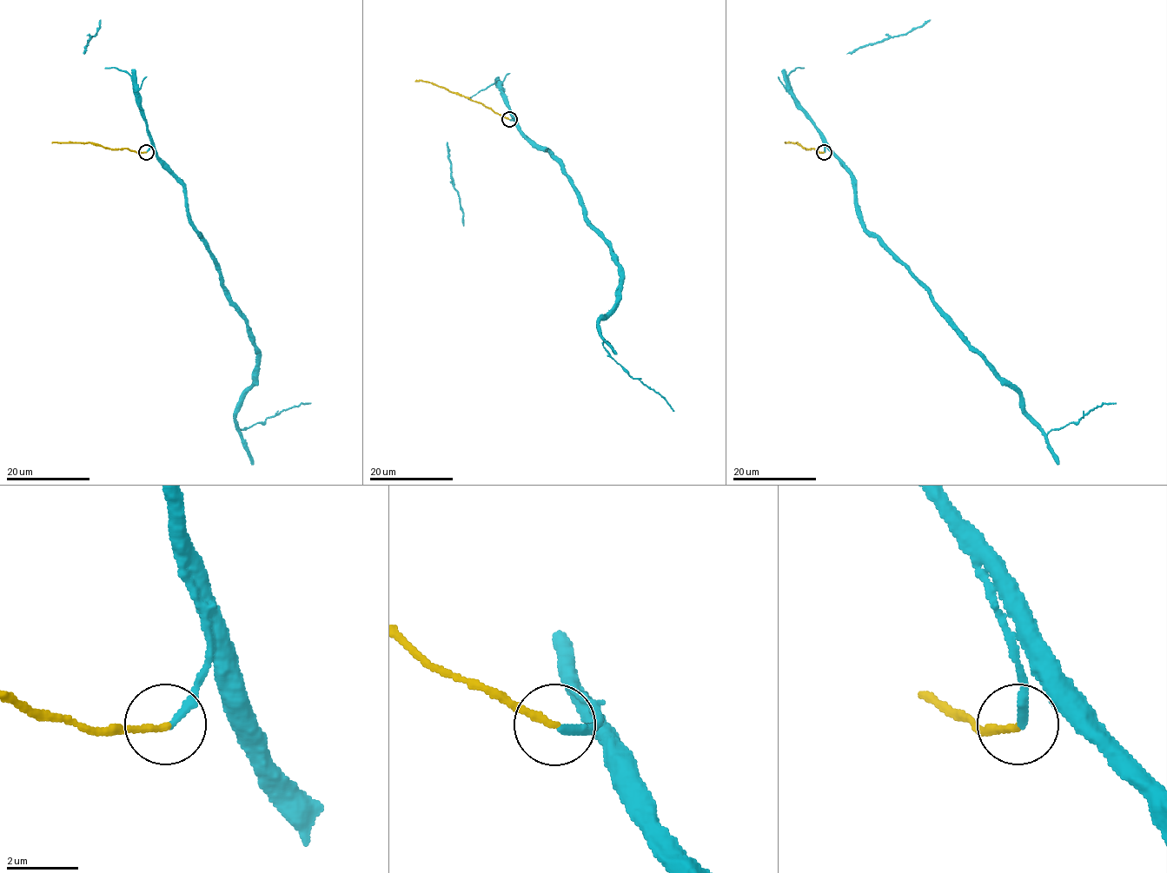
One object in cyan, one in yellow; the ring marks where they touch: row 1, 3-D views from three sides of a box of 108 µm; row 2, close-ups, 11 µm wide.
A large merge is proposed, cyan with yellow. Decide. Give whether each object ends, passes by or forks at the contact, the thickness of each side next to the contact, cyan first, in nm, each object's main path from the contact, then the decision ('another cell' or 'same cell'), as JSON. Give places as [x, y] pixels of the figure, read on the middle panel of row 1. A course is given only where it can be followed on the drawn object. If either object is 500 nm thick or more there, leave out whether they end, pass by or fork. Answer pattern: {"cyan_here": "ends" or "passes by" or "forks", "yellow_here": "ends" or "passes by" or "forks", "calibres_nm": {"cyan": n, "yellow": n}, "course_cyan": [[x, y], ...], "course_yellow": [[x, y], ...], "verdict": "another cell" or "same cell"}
{"cyan_here": "ends", "yellow_here": "ends", "calibres_nm": {"cyan": 240, "yellow": 190}, "course_cyan": [[510, 119], [560, 165], [584, 215], [609, 242], [619, 267], [619, 293], [600, 320], [604, 347], [673, 411]], "course_yellow": [[508, 119], [444, 88], [421, 80], [414, 81]], "verdict": "same cell"}

